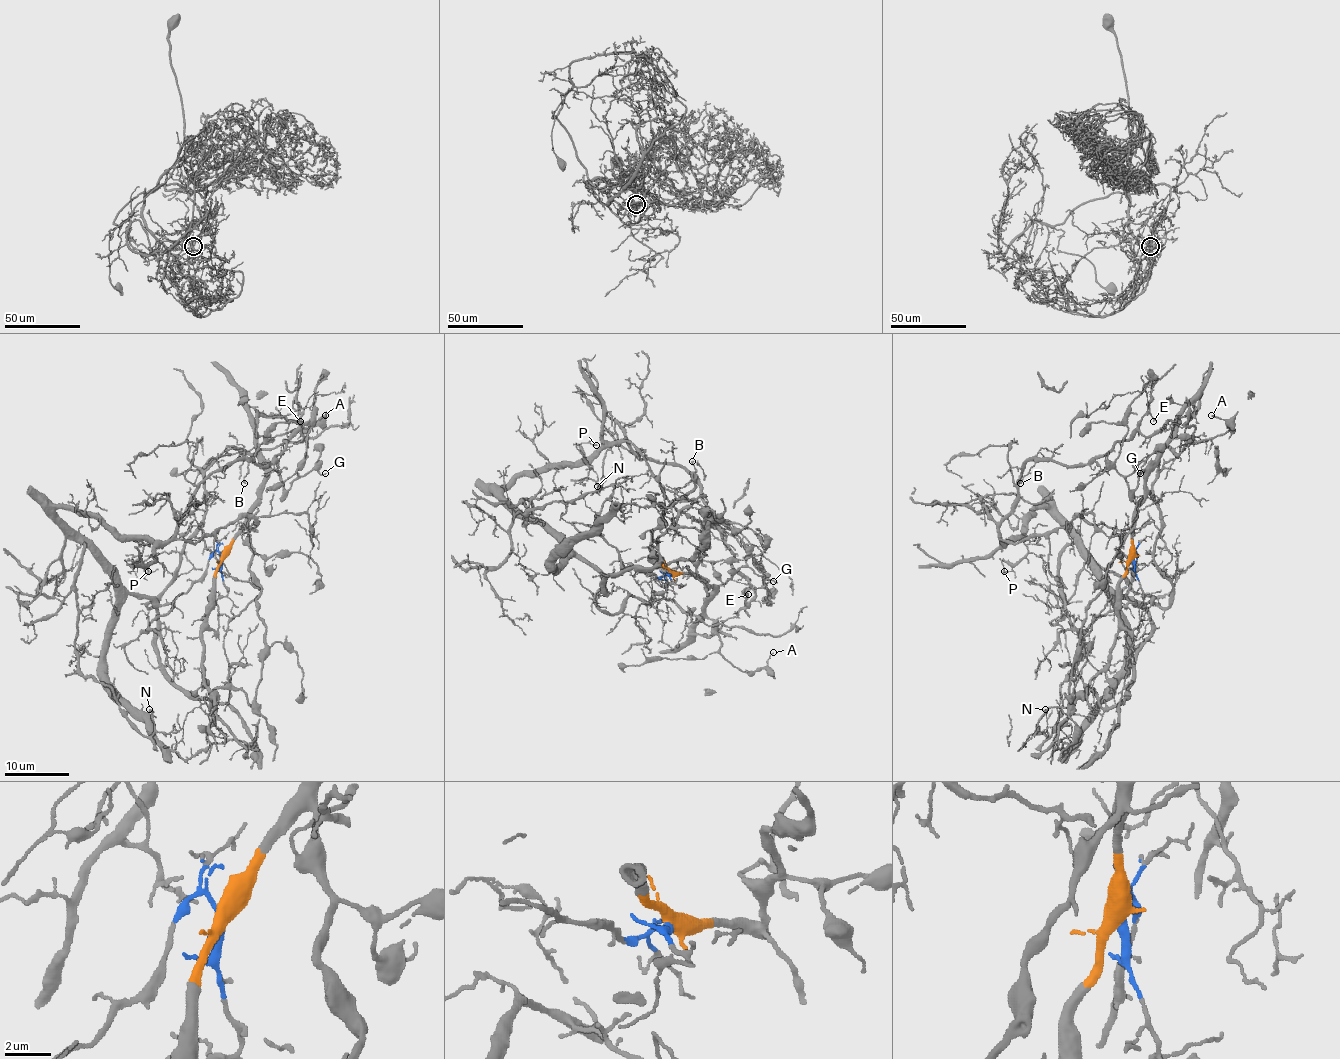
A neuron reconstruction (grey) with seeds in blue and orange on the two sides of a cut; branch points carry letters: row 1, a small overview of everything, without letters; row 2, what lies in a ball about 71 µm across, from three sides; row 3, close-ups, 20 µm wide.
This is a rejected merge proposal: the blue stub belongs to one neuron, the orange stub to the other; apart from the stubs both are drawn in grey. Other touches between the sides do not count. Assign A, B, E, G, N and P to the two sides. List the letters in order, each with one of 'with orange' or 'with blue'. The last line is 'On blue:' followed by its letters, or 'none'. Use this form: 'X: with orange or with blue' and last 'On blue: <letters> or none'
A: with orange
B: with blue
E: with blue
G: with orange
N: with blue
P: with blue
On blue: B, E, N, P

